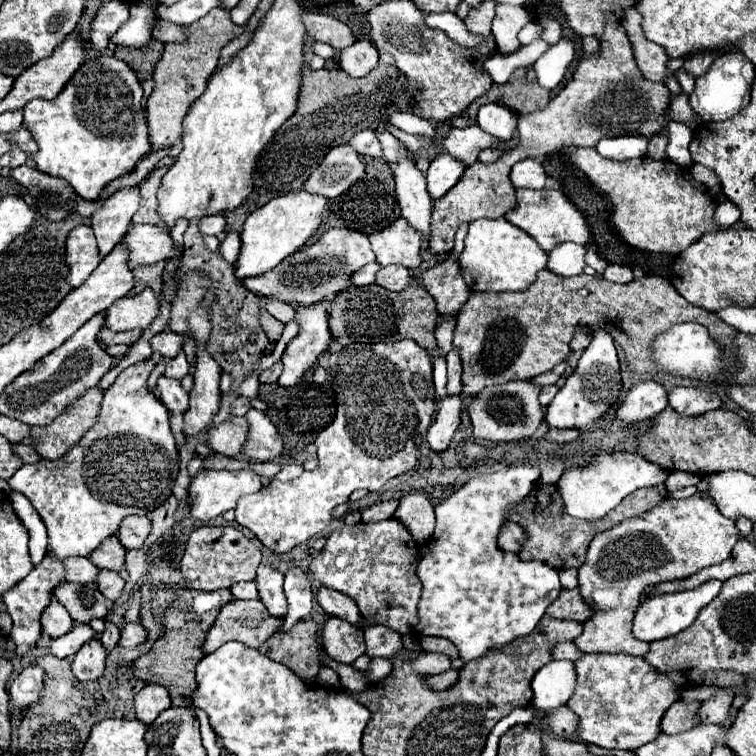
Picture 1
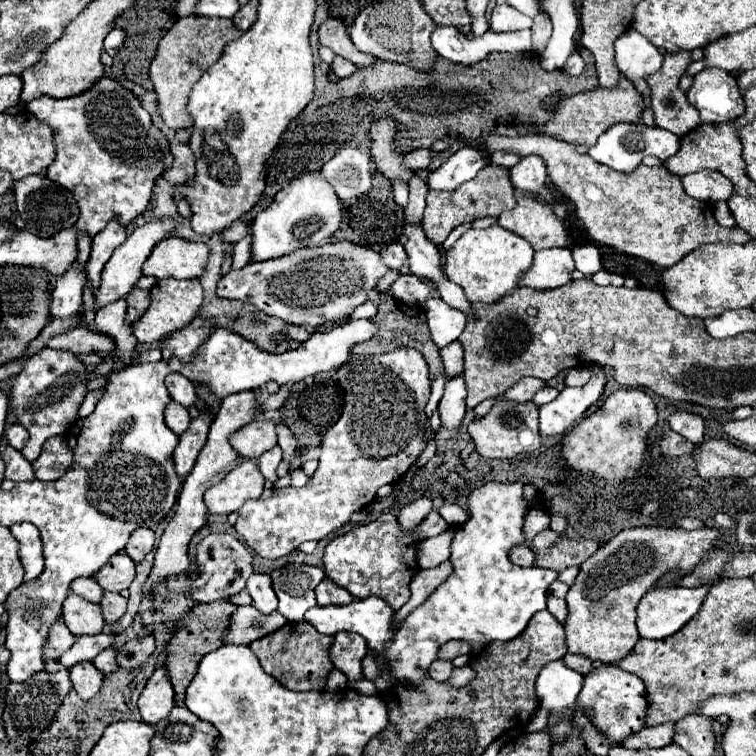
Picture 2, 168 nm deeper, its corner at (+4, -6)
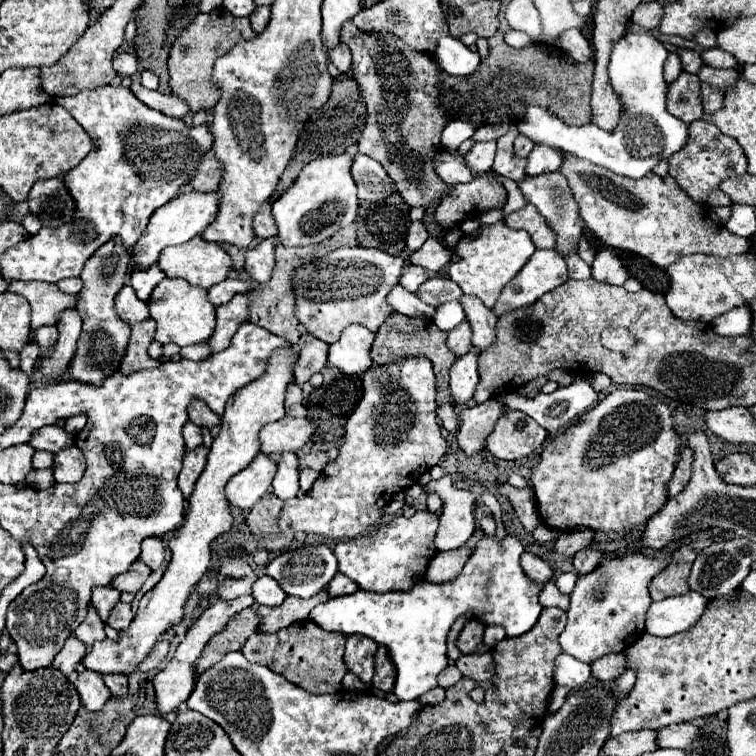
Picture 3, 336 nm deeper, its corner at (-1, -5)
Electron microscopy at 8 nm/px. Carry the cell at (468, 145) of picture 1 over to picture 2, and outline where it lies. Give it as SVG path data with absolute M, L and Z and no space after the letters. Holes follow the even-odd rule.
M489 135L485 139L485 149L489 153L493 151L511 151L517 153L521 157L525 155L539 155L545 159L545 163L549 163L549 177L553 181L553 185L571 199L571 203L575 205L575 213L577 217L583 221L585 229L589 231L589 235L607 247L613 247L621 253L639 257L639 259L647 259L659 267L669 267L675 265L679 259L683 259L687 253L691 253L693 249L705 245L705 243L747 243L751 241L751 237L741 229L741 227L721 227L711 211L711 203L693 199L685 193L683 185L681 185L681 177L669 173L665 167L645 167L639 165L633 173L617 173L611 171L609 167L603 167L601 163L595 163L587 153L579 153L571 143L567 141L559 141L555 137L549 135L517 135L517 137L501 137L501 135Z

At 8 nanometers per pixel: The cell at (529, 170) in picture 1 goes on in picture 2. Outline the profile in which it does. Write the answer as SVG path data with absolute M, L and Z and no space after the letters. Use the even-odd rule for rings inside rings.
M539 155L521 157L521 161L509 171L515 189L537 193L547 181L547 165Z

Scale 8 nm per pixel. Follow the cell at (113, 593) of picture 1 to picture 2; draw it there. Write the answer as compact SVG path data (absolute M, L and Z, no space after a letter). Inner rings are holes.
M105 593L103 601L101 601L101 613L105 623L113 625L117 623L127 611L127 599L121 597L119 593Z

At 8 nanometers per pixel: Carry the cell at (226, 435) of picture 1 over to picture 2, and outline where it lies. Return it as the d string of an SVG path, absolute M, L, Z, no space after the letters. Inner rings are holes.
M253 421L247 427L241 427L233 435L231 445L239 453L239 457L257 461L261 457L261 453L265 453L265 451L269 451L277 445L275 423L271 423L271 421Z

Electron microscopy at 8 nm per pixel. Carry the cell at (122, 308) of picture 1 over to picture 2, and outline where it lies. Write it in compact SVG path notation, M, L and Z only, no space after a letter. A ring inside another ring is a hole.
M163 279L150 290L151 304L149 311L133 323L133 335L139 343L159 343L165 337L169 337L173 331L179 331L181 327L187 327L199 313L199 307L203 303L203 287L197 279L191 281L175 281L175 279Z

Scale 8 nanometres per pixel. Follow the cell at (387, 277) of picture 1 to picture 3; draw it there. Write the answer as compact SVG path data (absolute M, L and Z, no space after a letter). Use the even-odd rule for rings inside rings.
M428 278L420 290L416 292L416 296L430 304L430 306L440 306L444 302L450 302L450 300L458 300L462 296L462 290L458 284L454 284L450 278Z

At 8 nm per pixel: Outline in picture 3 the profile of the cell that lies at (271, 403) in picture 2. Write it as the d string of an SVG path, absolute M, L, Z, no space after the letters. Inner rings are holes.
M308 336L308 340L302 344L302 348L298 352L298 360L294 364L294 382L298 386L308 382L312 374L322 372L322 368L326 366L326 350L328 350L326 342Z

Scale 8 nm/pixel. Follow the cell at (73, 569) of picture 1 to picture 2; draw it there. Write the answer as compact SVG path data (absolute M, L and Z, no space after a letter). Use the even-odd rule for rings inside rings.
M79 577L79 579L75 579L73 585L71 585L71 591L77 593L77 595L81 595L83 599L87 599L91 603L99 603L101 597L103 597L103 593L105 593L99 587L99 583L95 581L95 577Z

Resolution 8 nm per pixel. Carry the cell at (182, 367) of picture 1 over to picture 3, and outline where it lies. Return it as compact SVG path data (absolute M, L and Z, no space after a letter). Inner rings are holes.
M194 398L194 400L190 402L190 406L188 406L188 416L190 416L190 420L192 420L194 424L206 426L206 428L210 428L210 426L214 426L214 424L220 422L218 414L214 414L214 412L206 406L206 402L200 400L200 398Z

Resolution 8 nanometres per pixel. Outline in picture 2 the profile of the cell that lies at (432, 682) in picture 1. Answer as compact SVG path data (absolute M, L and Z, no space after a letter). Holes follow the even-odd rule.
M465 665L465 667L459 667L459 669L455 669L455 671L451 673L449 685L451 685L451 687L465 687L465 685L471 683L473 677L475 677L475 671L473 671L469 665Z

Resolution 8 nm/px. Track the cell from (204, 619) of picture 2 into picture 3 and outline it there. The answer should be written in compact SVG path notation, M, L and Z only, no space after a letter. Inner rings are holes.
M246 608L238 614L234 614L228 620L228 624L210 638L210 642L206 644L206 648L202 650L200 658L194 664L194 672L202 674L210 666L220 662L230 650L242 650L248 636L256 632L256 626L258 626L256 608Z

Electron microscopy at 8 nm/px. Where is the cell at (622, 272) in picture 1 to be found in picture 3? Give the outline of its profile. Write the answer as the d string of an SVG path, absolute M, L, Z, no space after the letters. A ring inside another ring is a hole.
M598 250L594 264L592 264L592 278L598 282L606 282L606 284L614 284L614 286L622 286L628 280L628 270L624 268L624 264L620 262L620 258L616 256L614 250Z

